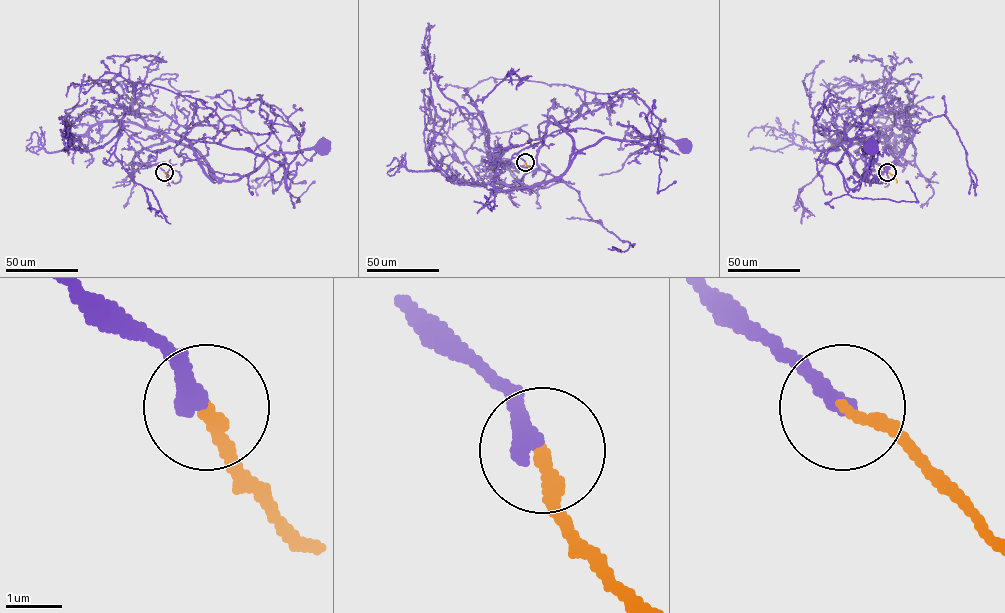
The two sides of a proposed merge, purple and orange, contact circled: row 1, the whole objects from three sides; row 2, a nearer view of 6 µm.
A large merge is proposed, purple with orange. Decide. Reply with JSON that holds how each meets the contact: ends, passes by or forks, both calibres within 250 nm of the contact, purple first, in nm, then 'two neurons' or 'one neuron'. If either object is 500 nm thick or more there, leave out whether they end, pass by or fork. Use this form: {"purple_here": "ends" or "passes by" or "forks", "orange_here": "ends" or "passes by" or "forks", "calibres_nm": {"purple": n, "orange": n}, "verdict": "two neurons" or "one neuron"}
{"purple_here": "ends", "orange_here": "ends", "calibres_nm": {"purple": 340, "orange": 240}, "verdict": "one neuron"}

